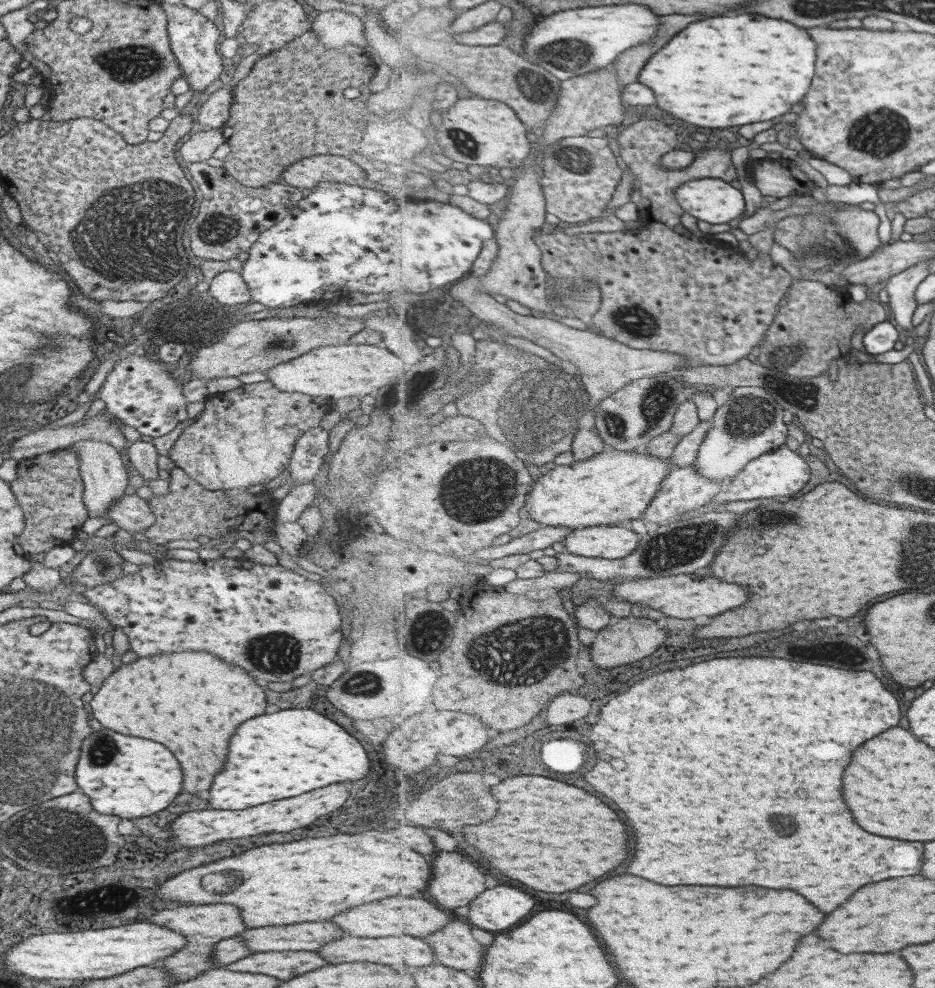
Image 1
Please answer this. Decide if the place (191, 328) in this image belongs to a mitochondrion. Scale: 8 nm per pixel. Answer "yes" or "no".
yes

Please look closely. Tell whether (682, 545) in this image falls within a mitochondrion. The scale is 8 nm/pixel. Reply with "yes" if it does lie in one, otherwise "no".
yes

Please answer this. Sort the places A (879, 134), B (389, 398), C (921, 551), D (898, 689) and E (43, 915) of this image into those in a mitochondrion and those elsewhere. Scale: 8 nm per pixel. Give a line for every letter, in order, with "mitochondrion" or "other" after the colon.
A: mitochondrion
B: other
C: mitochondrion
D: other
E: other

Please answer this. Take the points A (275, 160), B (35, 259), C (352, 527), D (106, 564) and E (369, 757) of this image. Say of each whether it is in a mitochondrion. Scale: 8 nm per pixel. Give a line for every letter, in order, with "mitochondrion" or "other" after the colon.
A: other
B: other
C: other
D: mitochondrion
E: other

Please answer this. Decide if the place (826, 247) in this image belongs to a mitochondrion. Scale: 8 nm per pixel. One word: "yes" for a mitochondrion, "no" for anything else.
yes

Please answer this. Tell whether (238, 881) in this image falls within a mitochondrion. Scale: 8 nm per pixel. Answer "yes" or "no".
yes

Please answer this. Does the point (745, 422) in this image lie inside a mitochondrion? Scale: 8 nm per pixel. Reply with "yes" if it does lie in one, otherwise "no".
yes

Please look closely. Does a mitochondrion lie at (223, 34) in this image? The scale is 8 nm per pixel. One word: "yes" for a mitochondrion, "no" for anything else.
no

